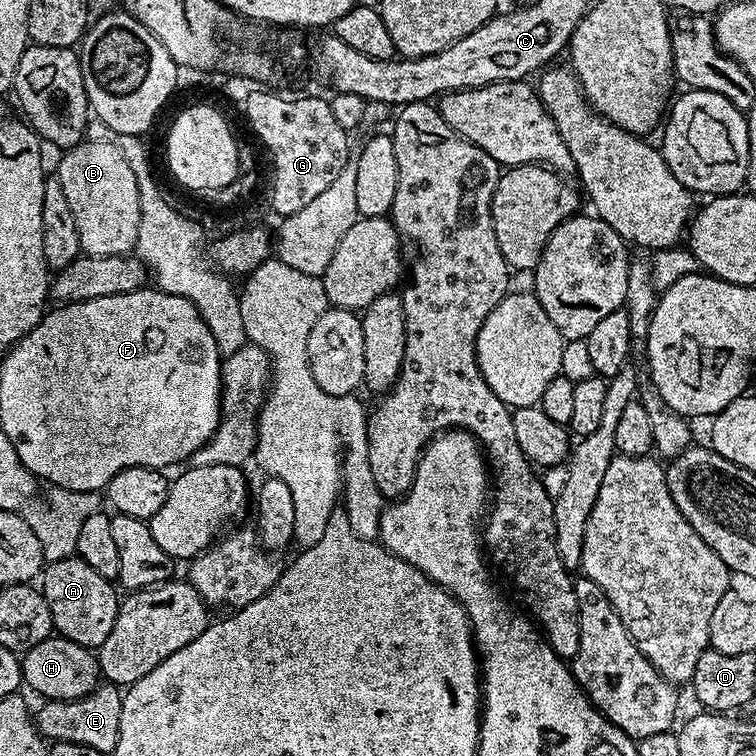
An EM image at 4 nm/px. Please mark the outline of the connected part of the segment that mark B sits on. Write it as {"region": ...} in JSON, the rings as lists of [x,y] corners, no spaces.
{"region":[[[85,138],[61,156],[58,179],[78,226],[81,249],[90,256],[129,255],[140,229],[140,191],[122,150],[108,138]]]}

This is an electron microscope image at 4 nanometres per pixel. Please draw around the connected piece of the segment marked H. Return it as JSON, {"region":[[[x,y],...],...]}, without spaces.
{"region":[[[53,634],[47,640],[38,642],[38,646],[29,648],[22,656],[22,680],[49,700],[77,700],[89,696],[101,683],[100,662],[97,653],[84,648],[78,642],[66,640],[59,634]]]}

